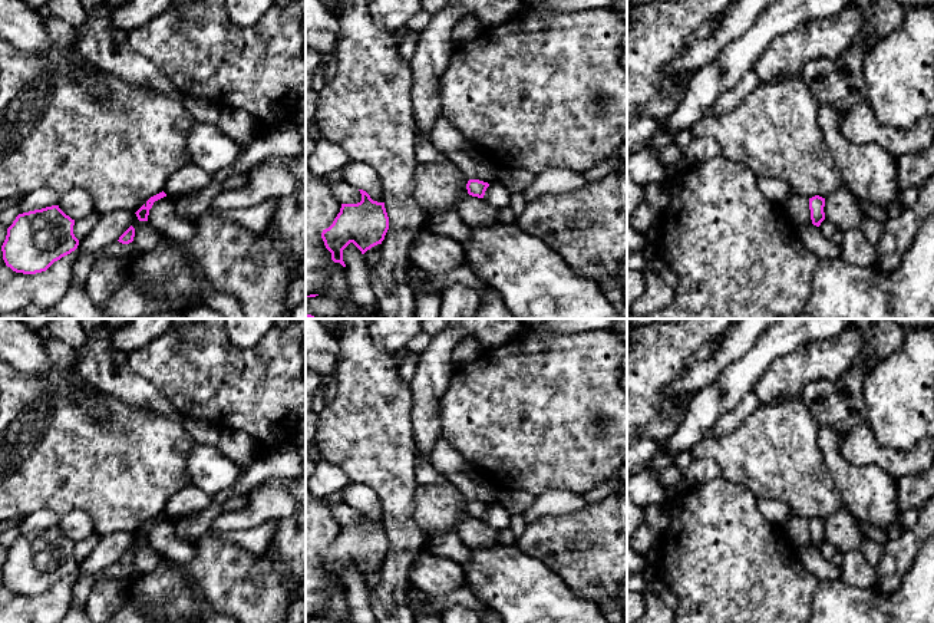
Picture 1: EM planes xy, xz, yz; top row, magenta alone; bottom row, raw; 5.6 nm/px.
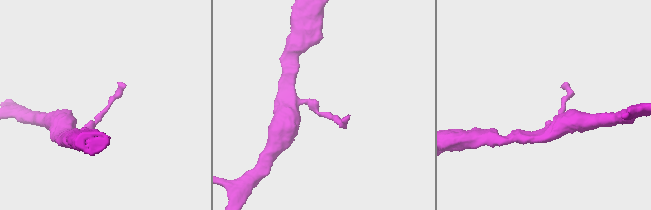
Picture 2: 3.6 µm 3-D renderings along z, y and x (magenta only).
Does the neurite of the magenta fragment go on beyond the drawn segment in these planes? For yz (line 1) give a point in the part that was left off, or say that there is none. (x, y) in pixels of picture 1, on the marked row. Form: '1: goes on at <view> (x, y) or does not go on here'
1: does not go on here

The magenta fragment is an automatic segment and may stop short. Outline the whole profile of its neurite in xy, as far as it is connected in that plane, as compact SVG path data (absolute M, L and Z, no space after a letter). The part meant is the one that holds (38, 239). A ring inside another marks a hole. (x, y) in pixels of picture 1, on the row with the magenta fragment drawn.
M59 205L19 214L1 245L6 266L23 274L46 271L77 248L73 225Z

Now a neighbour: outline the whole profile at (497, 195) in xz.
M498 181L489 184L485 191L483 201L495 208L508 208L511 205L511 192Z

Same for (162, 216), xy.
M168 195L154 202L148 222L166 238L189 241L195 237L194 222L176 214L175 200Z

